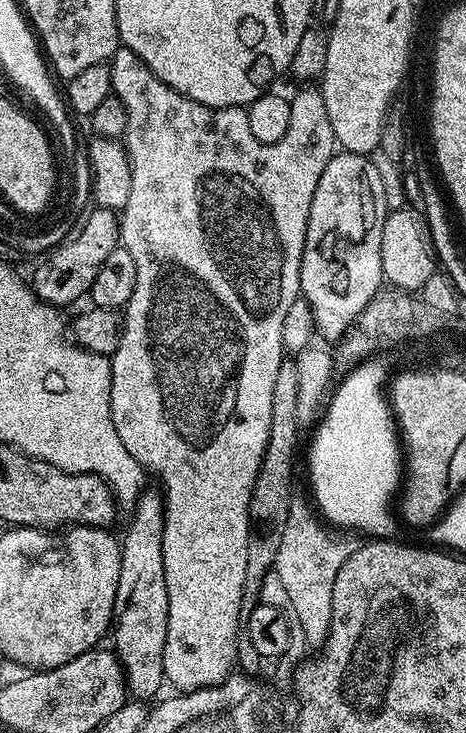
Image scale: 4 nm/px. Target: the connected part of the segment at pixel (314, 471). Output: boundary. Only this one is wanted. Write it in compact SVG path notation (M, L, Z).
M358 364L344 380L339 381L340 389L336 397L327 405L323 413L324 421L312 440L312 449L308 452L308 472L312 475L312 492L316 495L315 507L319 515L329 525L340 530L352 530L357 528L360 532L369 532L372 538L380 538L385 535L384 528L392 524L392 512L394 516L394 493L397 491L392 486L392 456L402 456L402 448L398 443L397 429L388 432L384 424L376 428L376 384L380 386L380 380L376 380L376 364Z

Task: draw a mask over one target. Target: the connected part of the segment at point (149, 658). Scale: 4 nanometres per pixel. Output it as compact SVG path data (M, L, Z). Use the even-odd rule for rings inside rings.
M145 490L140 493L135 504L130 509L132 517L128 520L128 529L125 530L124 536L120 540L120 573L118 574L118 590L114 598L114 636L116 632L116 645L114 651L120 658L120 664L124 667L124 683L127 691L131 693L137 700L145 702L151 701L151 696L159 690L160 687L165 687L164 667L162 666L162 654L166 648L166 622L168 621L168 595L166 594L166 574L164 573L164 563L162 562L162 530L164 529L164 498L159 491L151 492Z

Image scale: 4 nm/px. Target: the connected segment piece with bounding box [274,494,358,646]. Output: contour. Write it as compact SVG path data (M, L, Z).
M298 494L291 497L289 516L282 532L274 571L283 587L287 589L287 596L295 607L299 621L302 622L309 645L320 646L328 637L328 627L332 621L334 578L338 578L342 562L346 562L346 558L354 554L358 544L348 537L351 535L326 526L317 509L309 501L308 504Z

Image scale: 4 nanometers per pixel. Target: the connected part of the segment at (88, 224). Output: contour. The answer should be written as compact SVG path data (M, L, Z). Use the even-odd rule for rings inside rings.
M99 206L93 209L93 212L85 218L84 225L81 226L76 238L63 243L51 254L45 255L43 257L45 260L37 266L36 273L33 276L31 273L32 291L47 304L63 306L63 304L72 304L83 296L85 299L92 291L92 283L98 275L102 262L106 262L106 257L120 244L120 221L117 213L113 209Z

